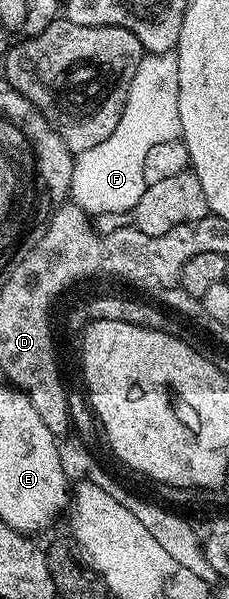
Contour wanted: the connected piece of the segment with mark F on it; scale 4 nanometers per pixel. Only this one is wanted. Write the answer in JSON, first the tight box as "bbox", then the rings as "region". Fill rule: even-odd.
{"bbox":[69,52,182,218],"region":[[[169,52],[144,55],[141,66],[137,66],[137,74],[133,74],[125,110],[113,134],[109,134],[105,142],[93,146],[93,150],[75,156],[69,196],[82,212],[95,218],[134,213],[145,187],[143,163],[145,154],[149,154],[149,146],[182,137],[178,97],[177,55]]]}

